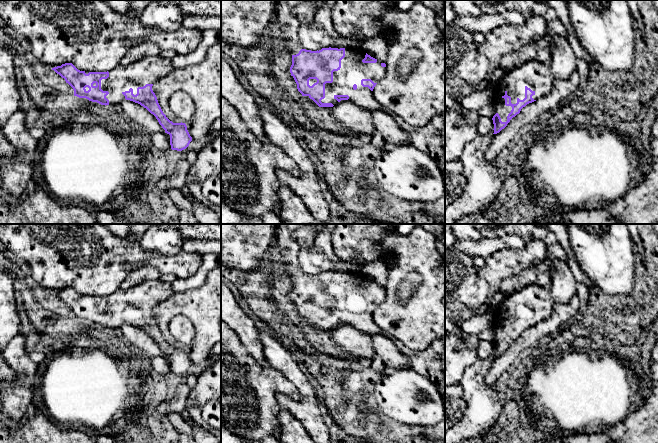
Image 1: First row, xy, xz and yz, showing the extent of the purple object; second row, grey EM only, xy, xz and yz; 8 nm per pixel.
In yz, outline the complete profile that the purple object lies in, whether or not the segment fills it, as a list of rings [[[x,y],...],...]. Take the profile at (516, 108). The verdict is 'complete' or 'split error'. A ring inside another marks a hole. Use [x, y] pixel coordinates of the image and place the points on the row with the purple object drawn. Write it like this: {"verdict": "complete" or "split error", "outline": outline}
{"verdict": "split error", "outline": [[[532,60],[506,72],[493,88],[493,134],[504,129],[527,104],[548,95],[553,82],[554,77],[546,62]]]}

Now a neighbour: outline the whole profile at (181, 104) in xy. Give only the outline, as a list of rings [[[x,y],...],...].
[[[176,91],[171,95],[169,107],[182,123],[186,123],[196,110],[193,99],[183,91]]]

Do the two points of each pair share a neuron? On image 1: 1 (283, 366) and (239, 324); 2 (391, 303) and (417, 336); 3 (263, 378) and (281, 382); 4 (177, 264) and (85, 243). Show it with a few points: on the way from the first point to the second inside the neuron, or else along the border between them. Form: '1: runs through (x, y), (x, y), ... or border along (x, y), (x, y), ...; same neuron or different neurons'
1: border along (258, 331), (263, 356), (266, 361); different neurons
2: runs through (396, 311), (413, 328); same neuron
3: runs through (267, 382), (277, 382); same neuron
4: runs through (154, 259), (108, 258); same neuron

